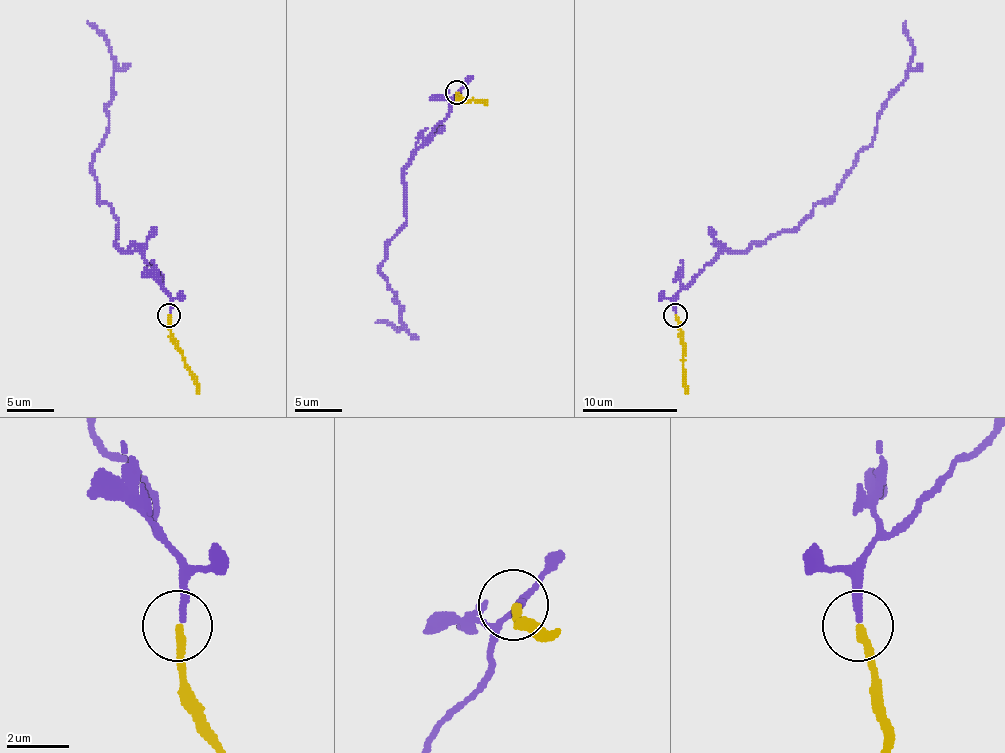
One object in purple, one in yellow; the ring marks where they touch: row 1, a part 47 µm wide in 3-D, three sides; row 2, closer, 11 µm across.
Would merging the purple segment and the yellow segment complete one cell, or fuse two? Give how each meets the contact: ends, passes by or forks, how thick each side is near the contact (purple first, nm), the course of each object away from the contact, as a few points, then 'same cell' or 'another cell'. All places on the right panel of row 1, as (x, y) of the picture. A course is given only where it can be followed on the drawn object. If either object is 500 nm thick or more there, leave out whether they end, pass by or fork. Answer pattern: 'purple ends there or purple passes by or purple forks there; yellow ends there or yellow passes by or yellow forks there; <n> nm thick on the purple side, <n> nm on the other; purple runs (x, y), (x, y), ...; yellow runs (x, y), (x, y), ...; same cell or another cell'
purple ends there; yellow ends there; 240 nm thick on the purple side, 260 nm on the other; purple runs (676, 315), (676, 296), (721, 253), (792, 232), (834, 194), (872, 142), (877, 113), (910, 66), (905, 21); yellow runs (676, 315), (687, 393); another cell

